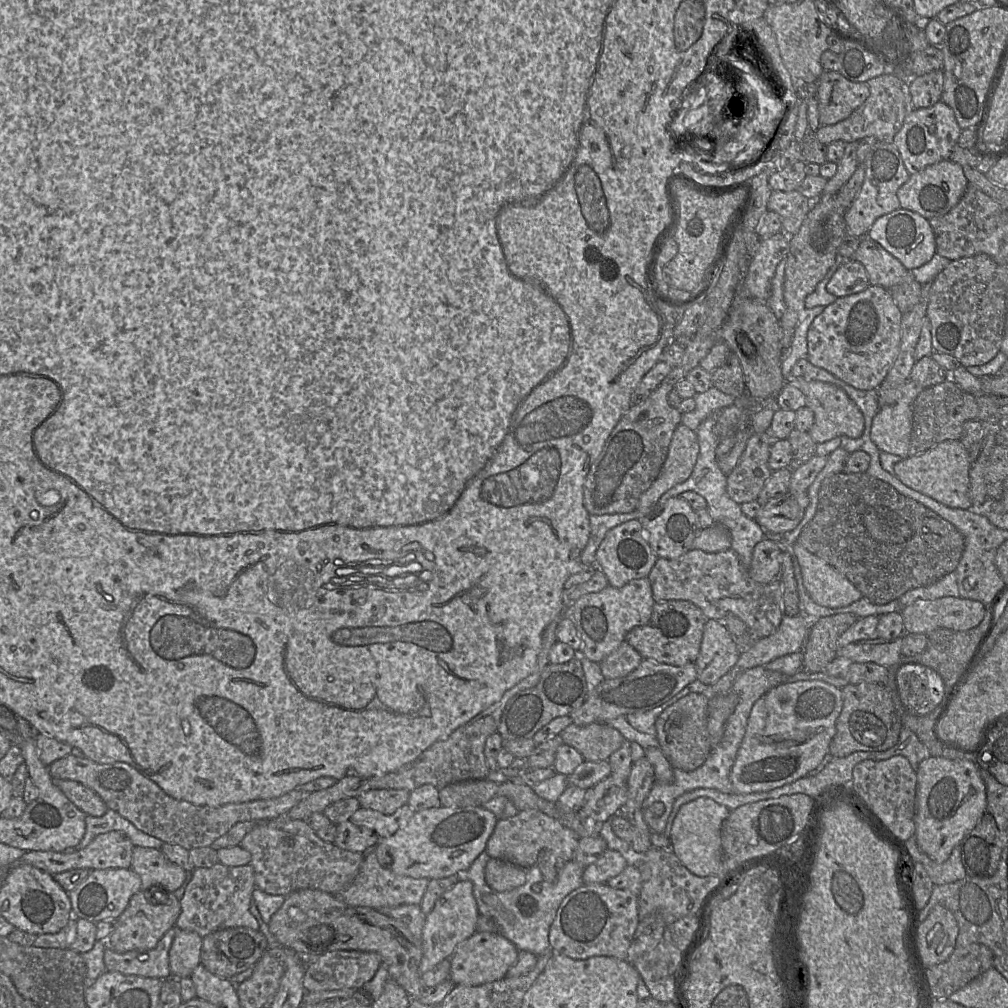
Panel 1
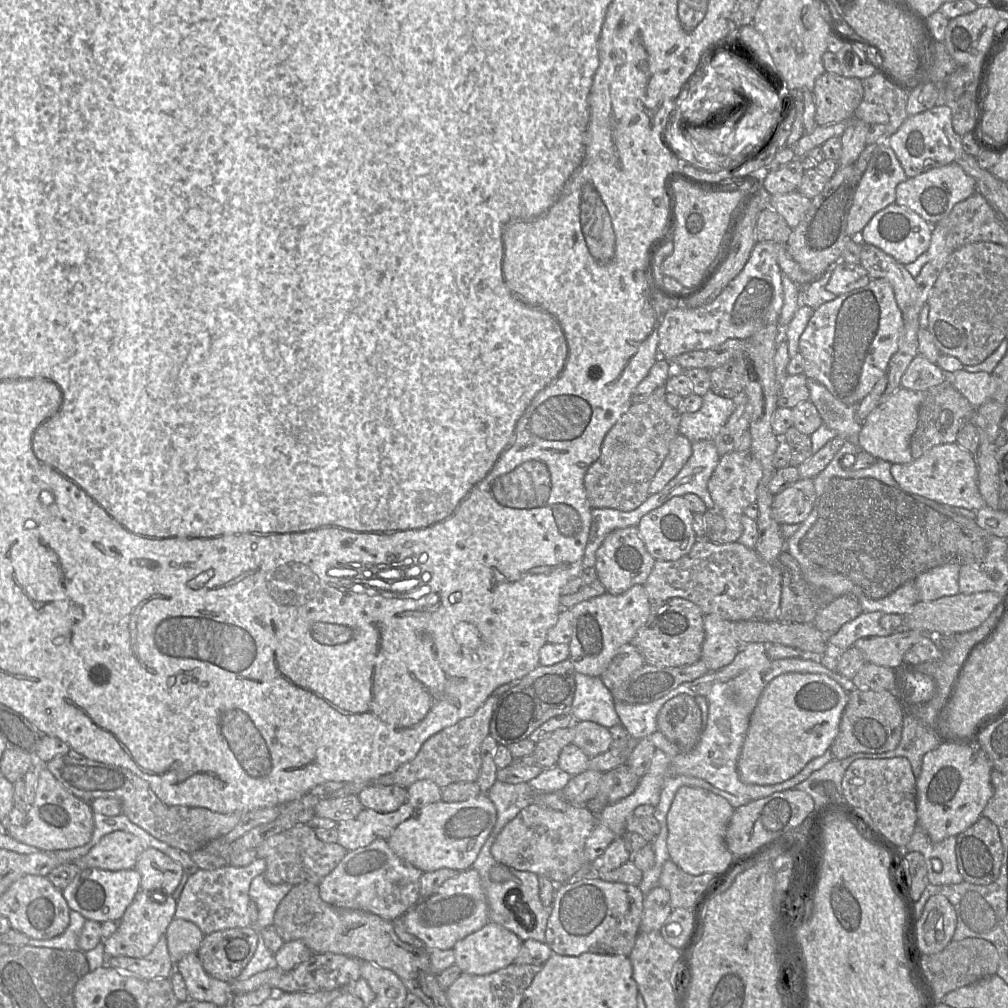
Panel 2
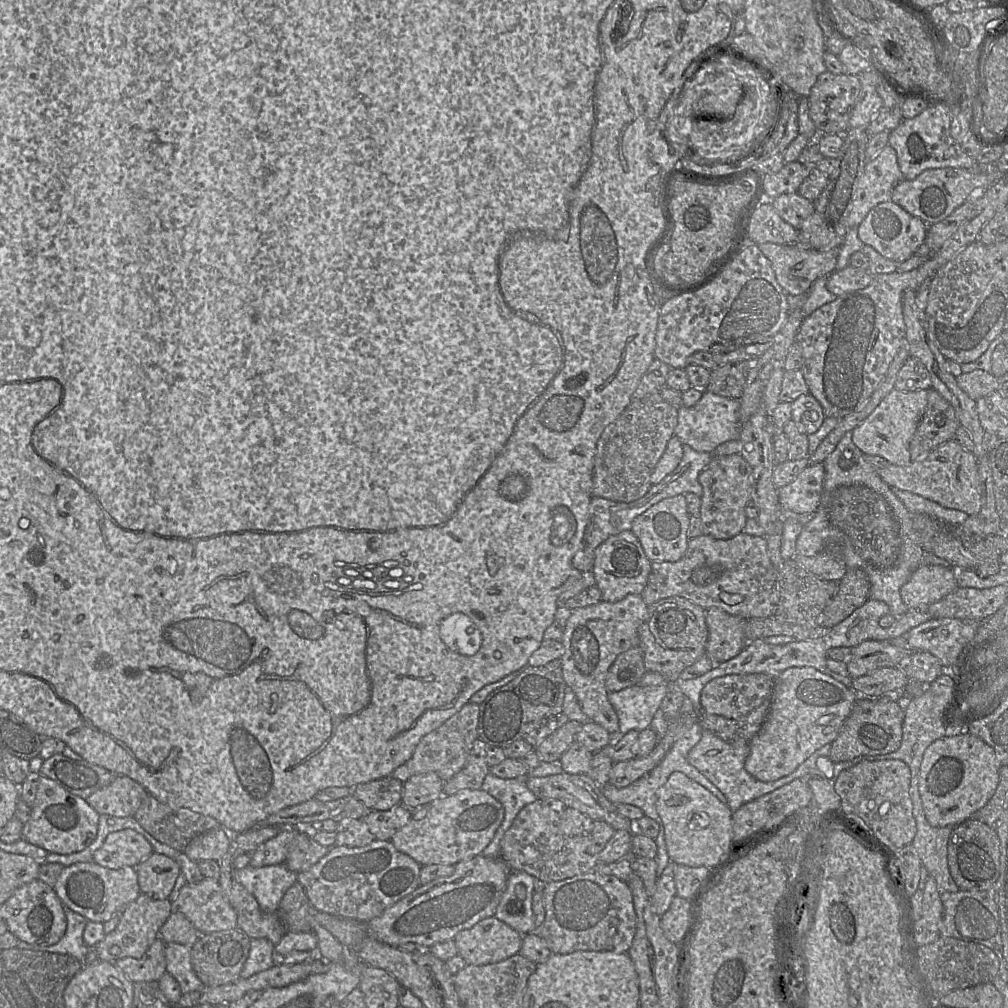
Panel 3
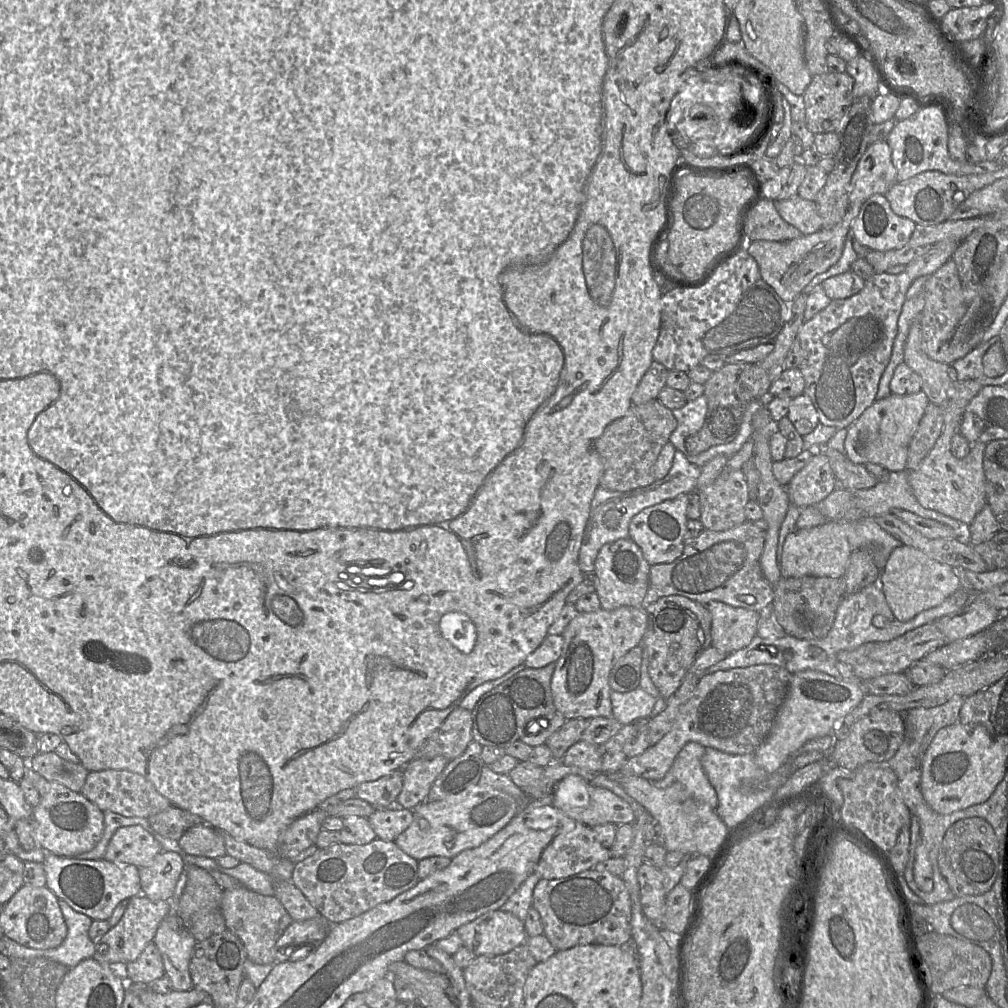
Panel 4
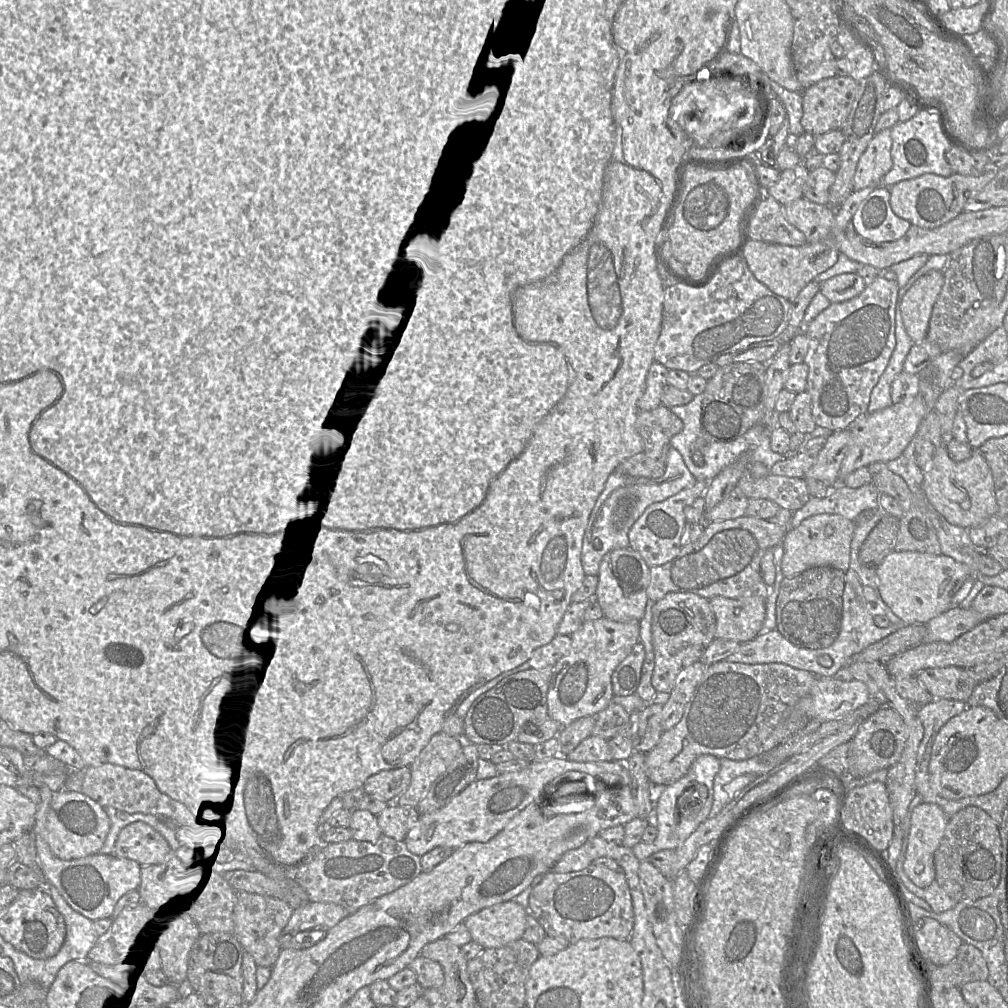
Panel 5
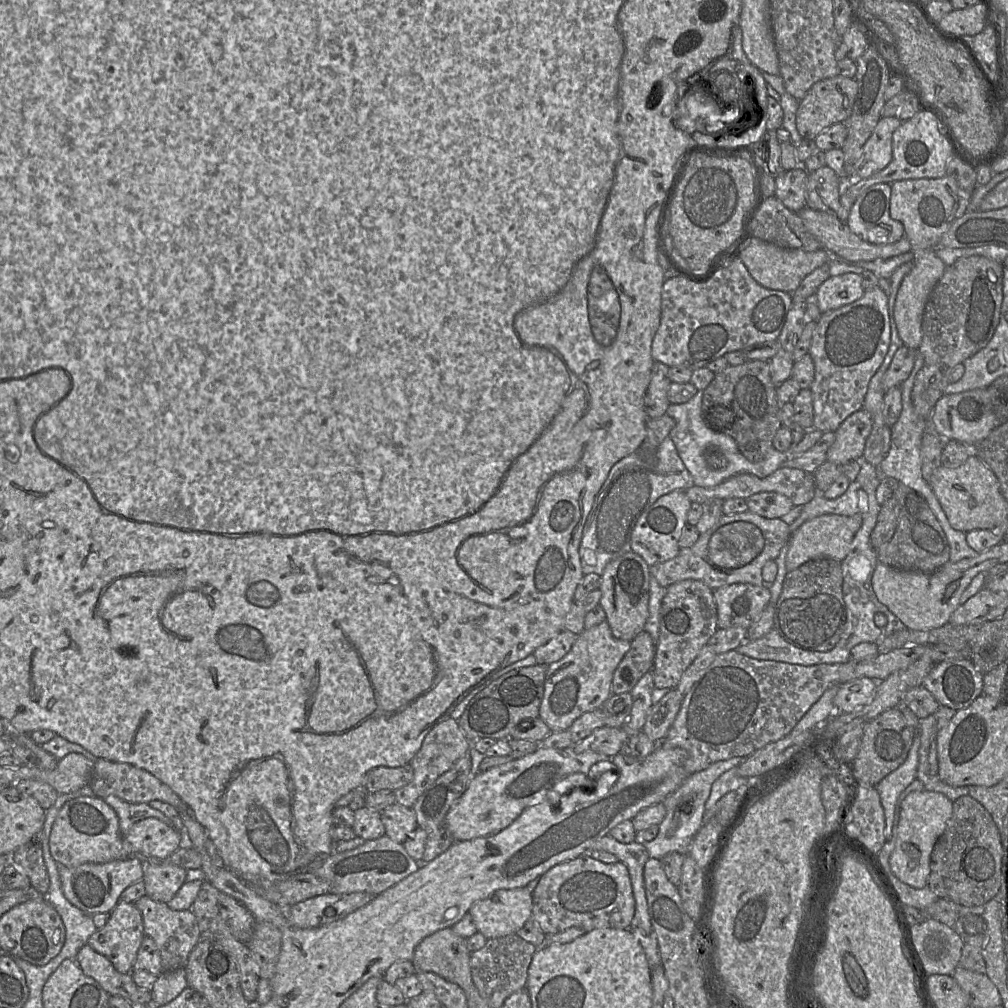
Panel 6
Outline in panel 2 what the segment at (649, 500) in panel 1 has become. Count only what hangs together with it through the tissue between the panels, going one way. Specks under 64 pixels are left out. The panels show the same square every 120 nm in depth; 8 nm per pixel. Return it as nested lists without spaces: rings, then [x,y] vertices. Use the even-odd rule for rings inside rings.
[[[678,433],[670,443],[669,452],[650,483],[649,495],[660,492],[683,468],[692,454],[692,443]]]

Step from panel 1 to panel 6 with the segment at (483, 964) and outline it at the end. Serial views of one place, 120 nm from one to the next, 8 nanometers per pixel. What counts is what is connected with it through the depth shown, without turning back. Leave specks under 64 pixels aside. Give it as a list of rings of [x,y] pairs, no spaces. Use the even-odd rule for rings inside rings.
[[[526,888],[499,889],[469,909],[473,922],[487,939],[516,934],[532,917],[532,893]]]

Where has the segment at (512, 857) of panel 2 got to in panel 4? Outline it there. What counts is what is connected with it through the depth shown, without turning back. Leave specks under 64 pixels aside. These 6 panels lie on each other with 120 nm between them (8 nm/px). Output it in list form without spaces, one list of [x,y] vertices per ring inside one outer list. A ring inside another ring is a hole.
[[[558,810],[558,834],[542,852],[534,873],[542,879],[553,880],[574,876],[580,872],[594,869],[602,861],[612,858],[611,850],[603,847],[597,840],[592,827],[575,821]]]

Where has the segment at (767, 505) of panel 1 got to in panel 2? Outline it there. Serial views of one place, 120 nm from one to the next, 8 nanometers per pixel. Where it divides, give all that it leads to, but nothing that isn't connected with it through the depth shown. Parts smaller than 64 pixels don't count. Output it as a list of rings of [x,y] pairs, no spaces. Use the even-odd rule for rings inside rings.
[[[799,479],[773,497],[773,517],[780,525],[800,525],[810,515],[815,500],[816,492],[813,479]]]

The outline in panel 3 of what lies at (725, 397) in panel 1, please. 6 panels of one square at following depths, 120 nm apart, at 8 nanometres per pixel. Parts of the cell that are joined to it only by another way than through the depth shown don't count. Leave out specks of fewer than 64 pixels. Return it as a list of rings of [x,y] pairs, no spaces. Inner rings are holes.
[[[703,391],[701,399],[691,407],[681,407],[677,411],[678,424],[674,435],[682,444],[689,445],[697,452],[713,453],[721,444],[740,439],[742,429],[739,399],[725,398],[712,392]]]

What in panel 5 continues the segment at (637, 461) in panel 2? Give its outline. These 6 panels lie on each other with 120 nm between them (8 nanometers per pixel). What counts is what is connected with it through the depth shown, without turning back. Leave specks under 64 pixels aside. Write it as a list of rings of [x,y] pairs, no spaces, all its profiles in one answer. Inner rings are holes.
[[[662,404],[650,411],[639,411],[636,429],[642,438],[643,450],[624,460],[614,471],[619,471],[633,478],[659,478],[666,469],[666,456],[668,449],[671,447],[670,439],[683,429],[683,422],[668,407]]]

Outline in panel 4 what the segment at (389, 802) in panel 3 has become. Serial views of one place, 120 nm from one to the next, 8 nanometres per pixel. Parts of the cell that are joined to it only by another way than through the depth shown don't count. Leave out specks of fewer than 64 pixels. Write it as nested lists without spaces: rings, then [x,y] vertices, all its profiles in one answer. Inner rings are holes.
[[[396,770],[377,780],[363,782],[356,789],[356,797],[370,803],[375,809],[386,809],[396,805],[403,787],[404,773]]]

